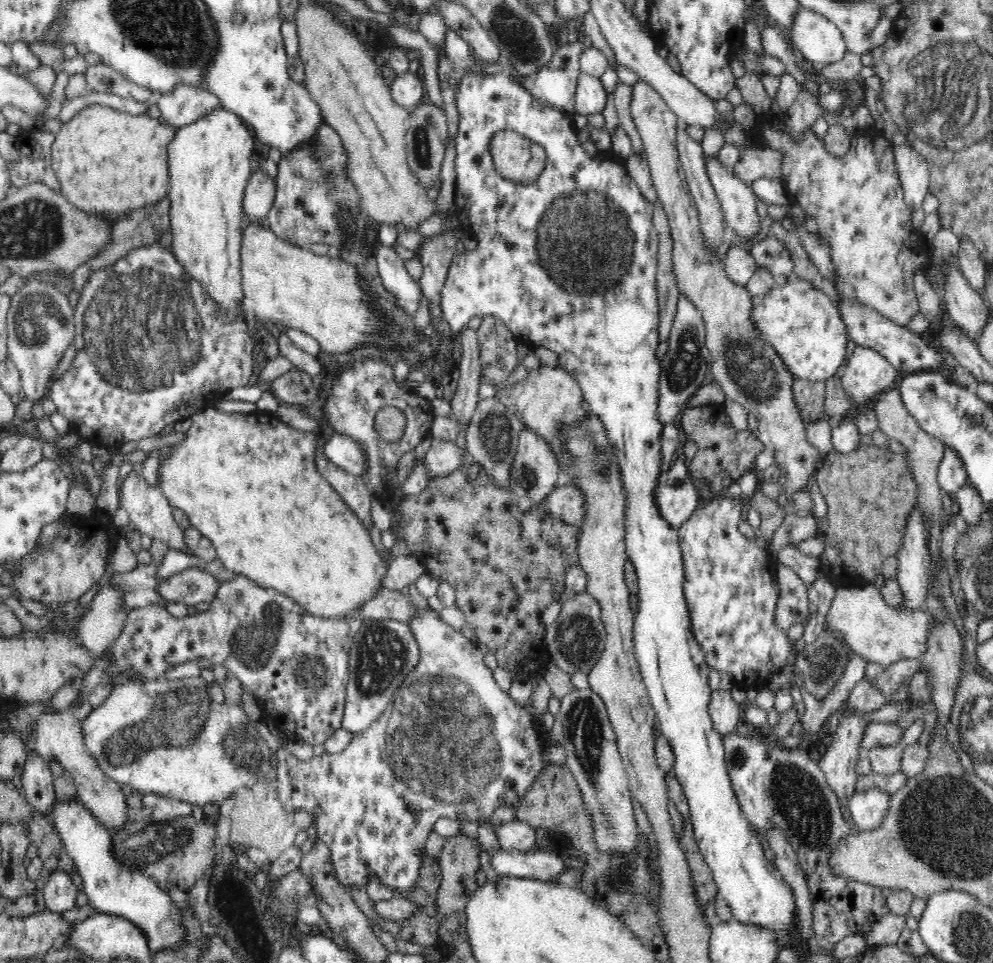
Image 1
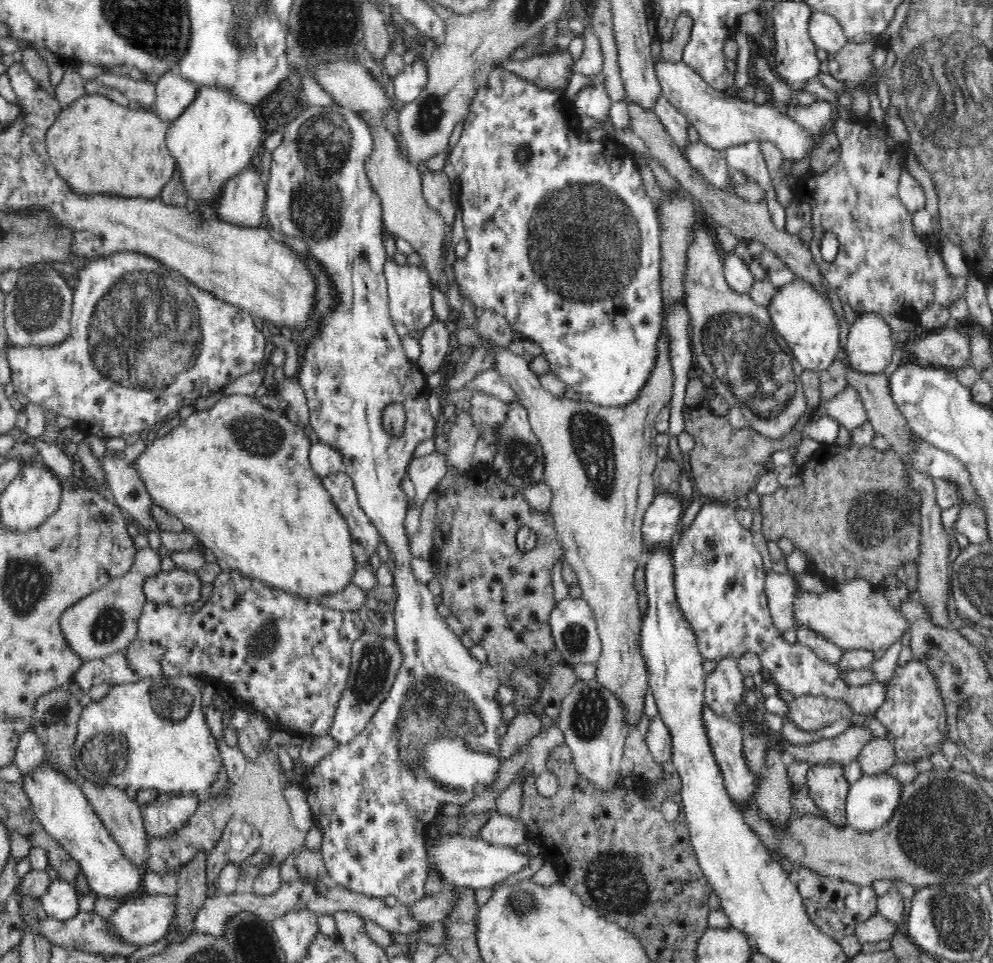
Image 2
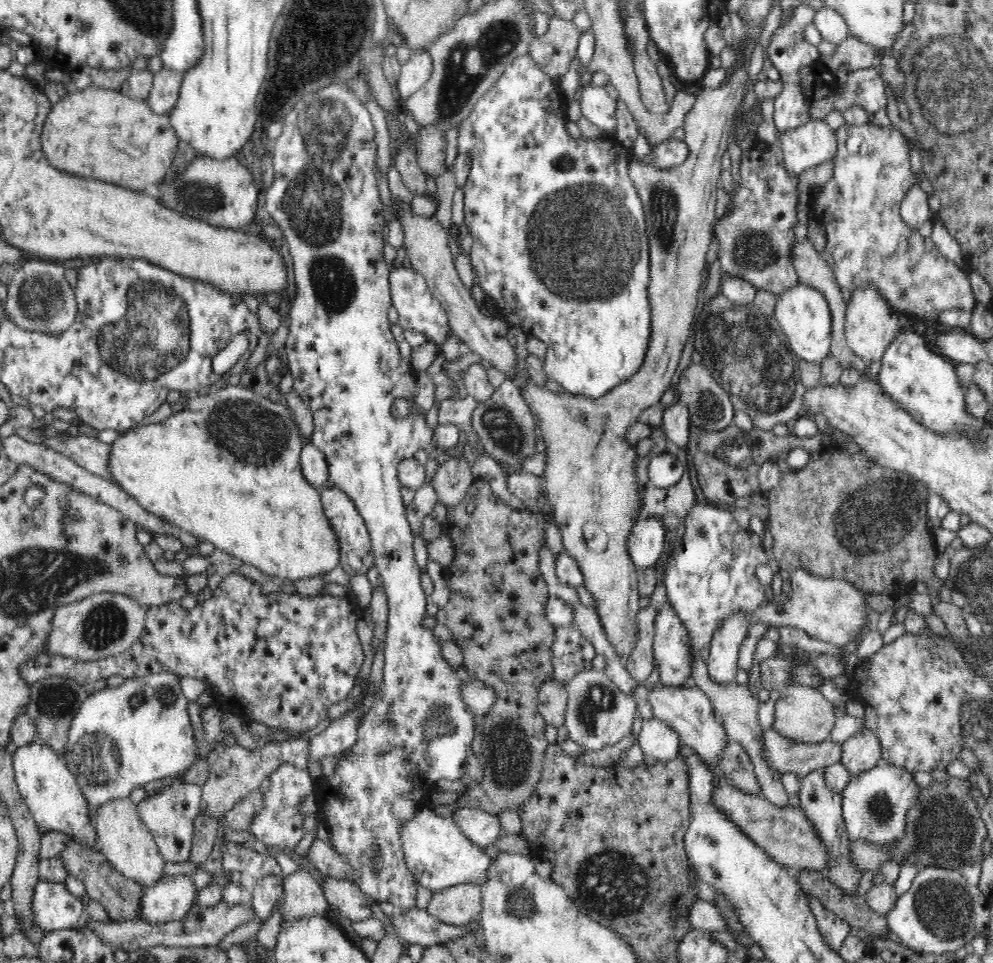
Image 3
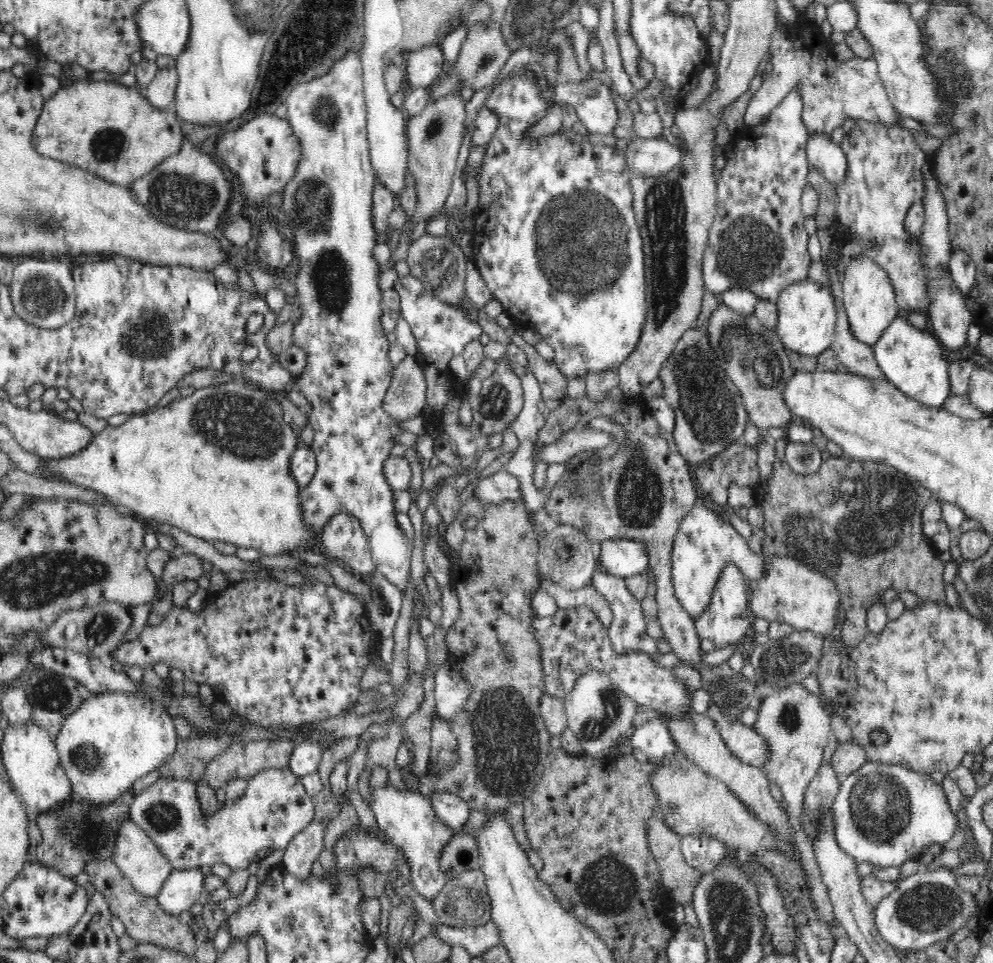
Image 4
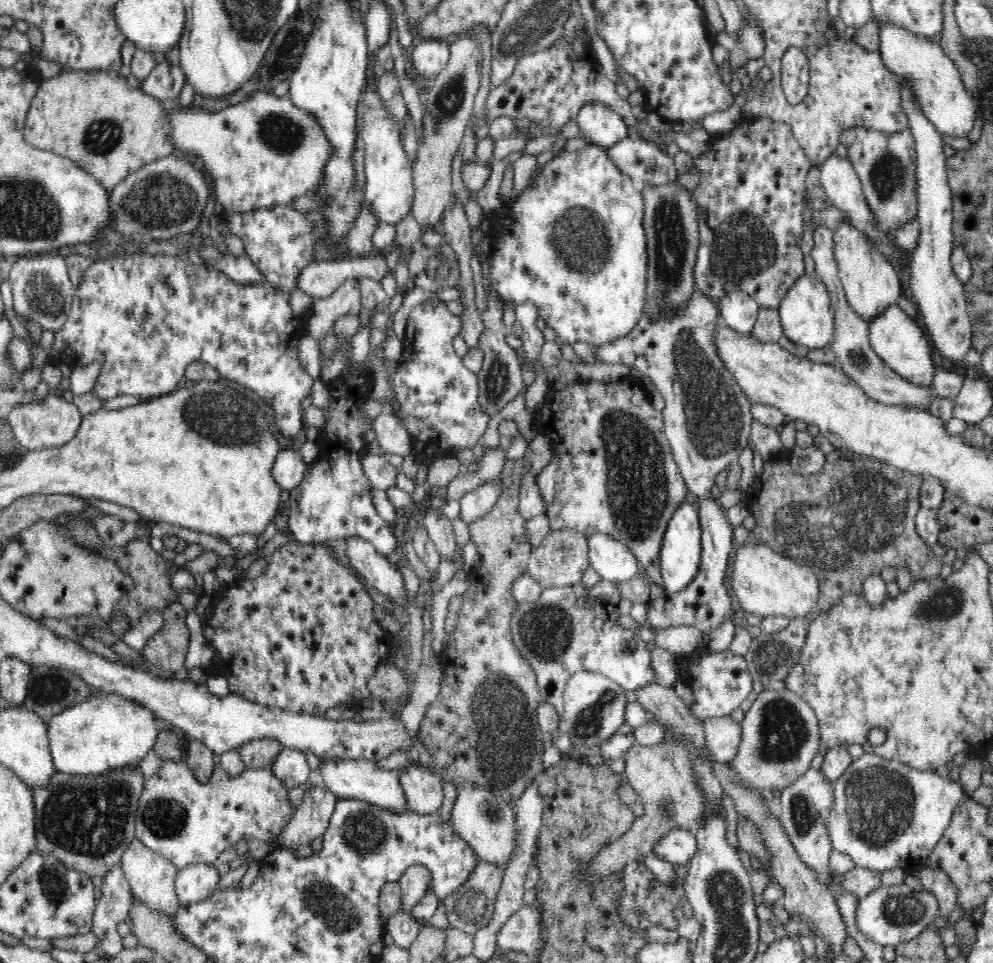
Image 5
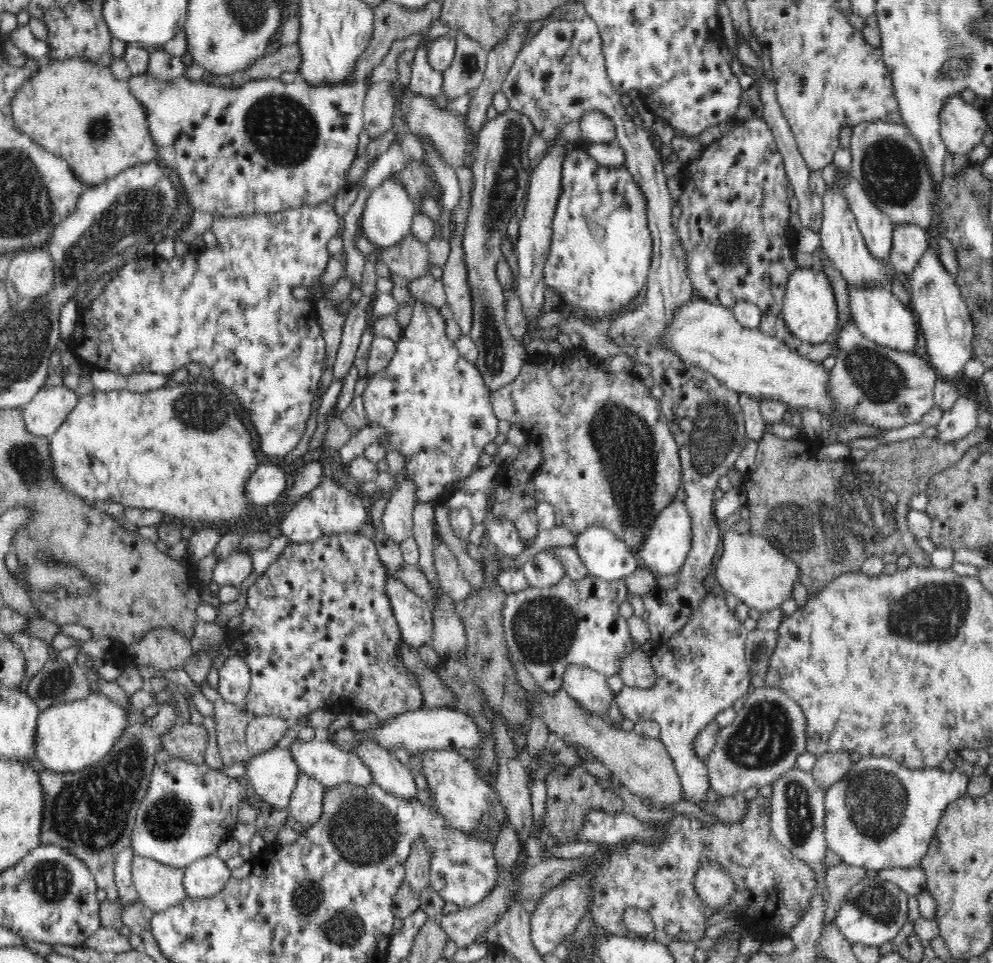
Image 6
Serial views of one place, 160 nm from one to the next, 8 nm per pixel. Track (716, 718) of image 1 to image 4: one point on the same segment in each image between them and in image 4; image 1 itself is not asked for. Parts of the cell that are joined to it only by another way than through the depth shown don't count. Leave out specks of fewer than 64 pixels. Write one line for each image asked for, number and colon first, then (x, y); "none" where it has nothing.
2: (724, 690)
3: (722, 664)
4: (726, 620)

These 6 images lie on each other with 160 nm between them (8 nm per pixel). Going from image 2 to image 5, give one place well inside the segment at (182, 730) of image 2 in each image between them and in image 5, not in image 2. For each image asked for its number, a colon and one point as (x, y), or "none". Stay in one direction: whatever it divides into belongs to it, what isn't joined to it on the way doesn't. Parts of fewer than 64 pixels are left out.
3: (144, 722)
4: (112, 739)
5: (105, 731)

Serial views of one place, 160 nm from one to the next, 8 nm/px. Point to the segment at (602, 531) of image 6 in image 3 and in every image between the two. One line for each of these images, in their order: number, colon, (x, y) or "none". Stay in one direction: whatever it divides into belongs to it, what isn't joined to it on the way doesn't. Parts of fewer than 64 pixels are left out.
3: (647, 540)
4: (624, 558)
5: (613, 561)

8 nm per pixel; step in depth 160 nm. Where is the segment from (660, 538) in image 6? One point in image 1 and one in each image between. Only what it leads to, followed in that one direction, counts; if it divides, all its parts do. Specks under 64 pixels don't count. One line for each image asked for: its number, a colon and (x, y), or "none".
1: (730, 588)
2: (720, 584)
3: (713, 573)
4: (705, 543)
5: (680, 550)

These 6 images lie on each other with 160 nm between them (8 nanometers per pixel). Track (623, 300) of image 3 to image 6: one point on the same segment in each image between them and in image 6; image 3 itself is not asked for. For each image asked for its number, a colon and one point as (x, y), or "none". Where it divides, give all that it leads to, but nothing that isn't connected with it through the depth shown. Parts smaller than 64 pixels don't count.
4: (555, 237)
5: (574, 244)
6: (601, 247)

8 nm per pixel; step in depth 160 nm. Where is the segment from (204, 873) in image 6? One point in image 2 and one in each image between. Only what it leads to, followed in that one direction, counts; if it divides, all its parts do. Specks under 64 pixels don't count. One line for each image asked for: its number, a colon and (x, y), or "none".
2: (143, 921)
3: (170, 899)
4: (181, 890)
5: (196, 882)

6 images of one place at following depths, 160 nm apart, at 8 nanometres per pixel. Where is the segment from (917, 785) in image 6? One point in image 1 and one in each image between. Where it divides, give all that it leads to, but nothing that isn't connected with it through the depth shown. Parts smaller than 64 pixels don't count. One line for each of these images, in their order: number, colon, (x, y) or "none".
1: (866, 809)
2: (871, 801)
3: (875, 803)
4: (884, 814)
5: (885, 814)

